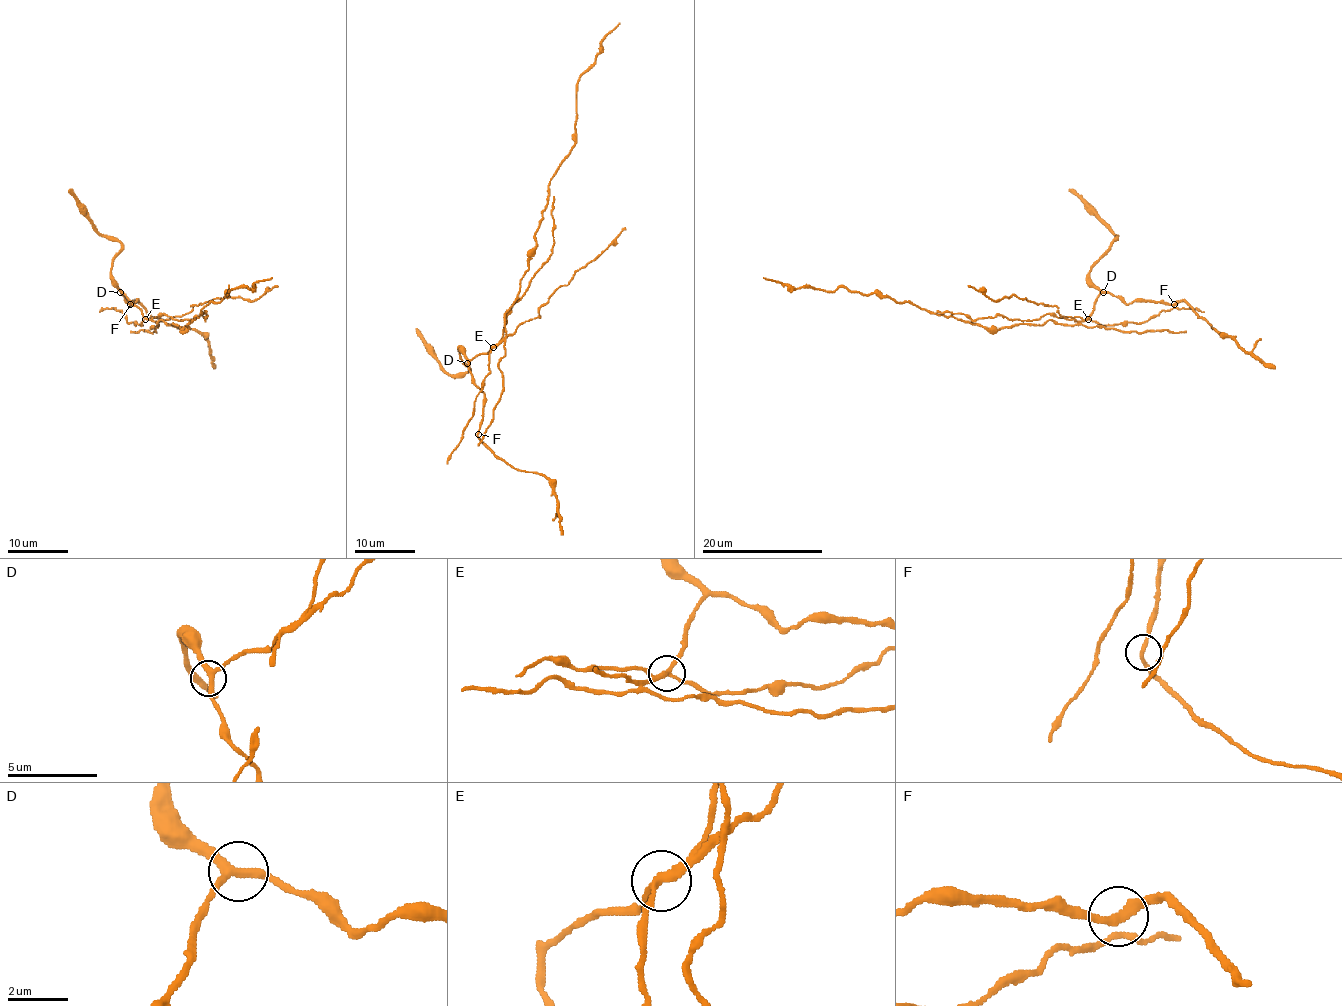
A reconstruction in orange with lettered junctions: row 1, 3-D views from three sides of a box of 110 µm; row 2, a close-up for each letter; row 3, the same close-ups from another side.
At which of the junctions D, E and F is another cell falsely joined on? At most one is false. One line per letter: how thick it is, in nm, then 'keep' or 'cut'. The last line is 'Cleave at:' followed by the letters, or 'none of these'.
D: 280 nm thick; keep
E: 220 nm thick; cut
F: 240 nm thick; keep
Cleave at: E

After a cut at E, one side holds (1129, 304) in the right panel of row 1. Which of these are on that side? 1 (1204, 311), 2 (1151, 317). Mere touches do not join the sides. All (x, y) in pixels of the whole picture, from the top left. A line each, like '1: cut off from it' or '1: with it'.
1: cut off from it
2: cut off from it

